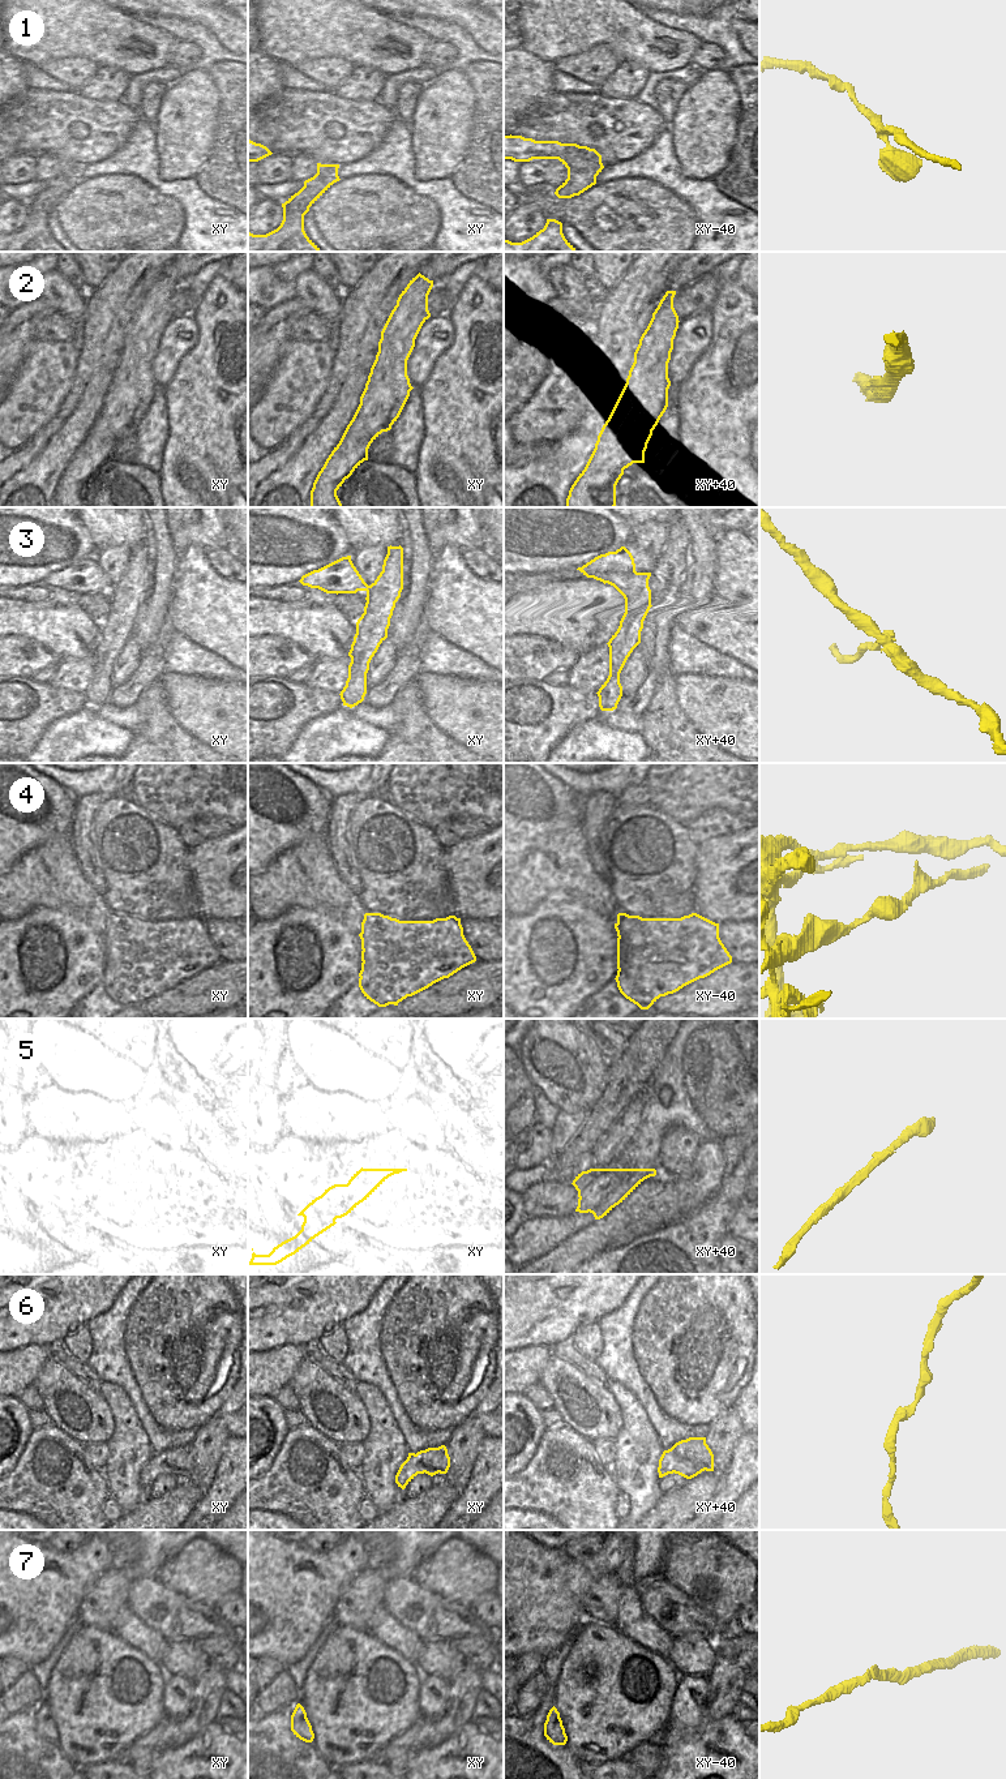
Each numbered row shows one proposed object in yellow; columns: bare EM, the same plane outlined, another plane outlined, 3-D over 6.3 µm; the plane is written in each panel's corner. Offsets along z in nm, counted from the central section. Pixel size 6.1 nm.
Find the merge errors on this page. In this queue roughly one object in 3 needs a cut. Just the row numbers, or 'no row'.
3, 4

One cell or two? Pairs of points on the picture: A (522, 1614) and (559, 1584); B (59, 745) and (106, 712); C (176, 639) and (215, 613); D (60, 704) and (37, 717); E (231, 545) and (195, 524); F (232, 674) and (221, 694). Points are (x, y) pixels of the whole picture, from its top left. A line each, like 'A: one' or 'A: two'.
A: one
B: two
C: two
D: one
E: one
F: two

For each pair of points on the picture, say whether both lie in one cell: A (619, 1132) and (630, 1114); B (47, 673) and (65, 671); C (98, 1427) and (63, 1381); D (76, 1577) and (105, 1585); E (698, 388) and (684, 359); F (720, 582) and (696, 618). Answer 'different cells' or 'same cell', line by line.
A: same cell
B: different cells
C: same cell
D: different cells
E: different cells
F: same cell

